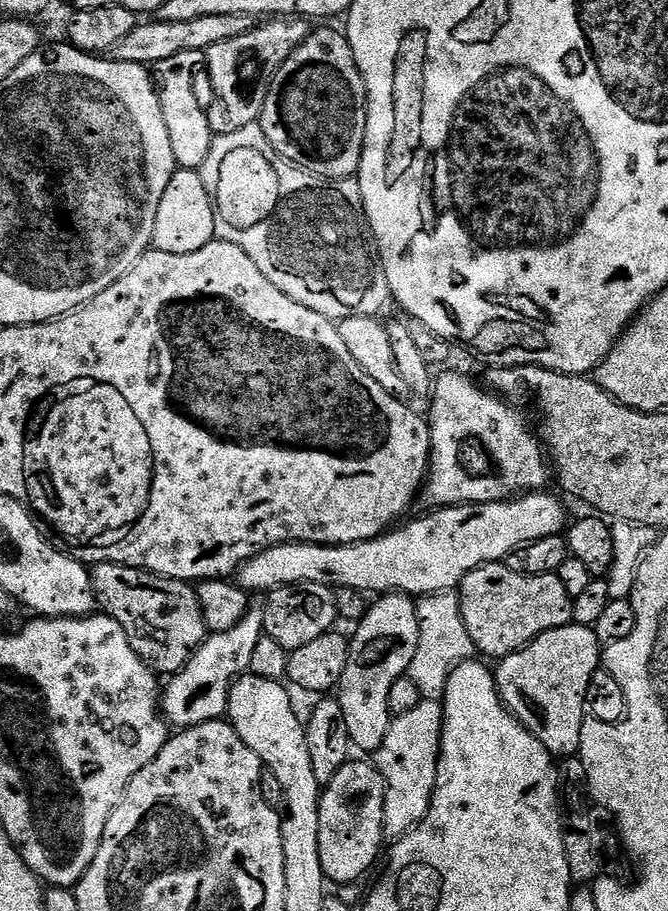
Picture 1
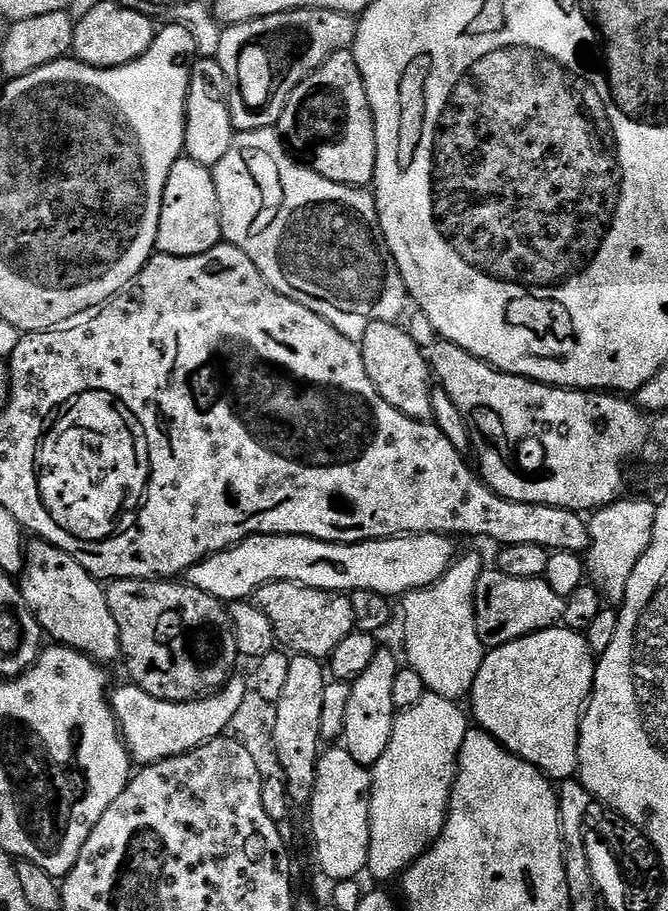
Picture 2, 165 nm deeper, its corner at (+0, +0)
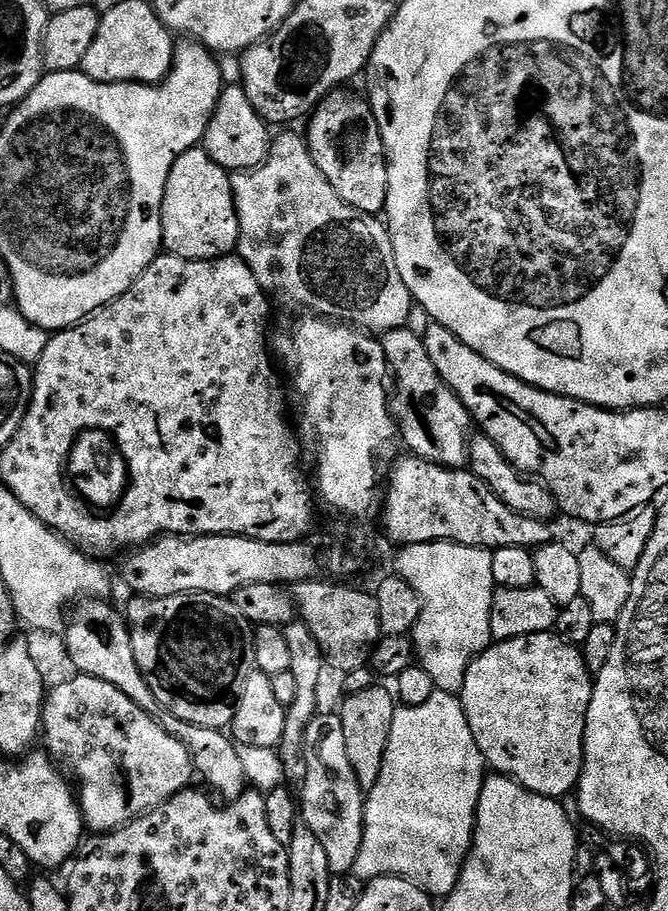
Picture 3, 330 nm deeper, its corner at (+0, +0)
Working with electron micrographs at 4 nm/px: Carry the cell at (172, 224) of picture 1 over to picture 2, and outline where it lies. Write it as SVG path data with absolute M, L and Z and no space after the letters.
M187 158L174 162L170 178L166 178L166 190L162 194L156 252L165 256L197 256L206 254L221 240L218 190L214 186L212 168Z

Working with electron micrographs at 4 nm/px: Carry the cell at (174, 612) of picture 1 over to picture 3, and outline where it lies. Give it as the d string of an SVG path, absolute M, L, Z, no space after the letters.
M187 592L177 596L136 596L128 604L126 619L130 642L134 646L134 662L138 662L138 670L146 678L154 698L164 707L164 711L174 714L174 718L178 718L182 722L190 722L194 726L227 729L236 713L236 703L240 697L242 686L246 682L246 678L254 671L256 663L254 658L254 638L252 637L254 626L249 620L242 618L242 613L239 612L238 606L234 606L232 599L226 596L211 596L205 592Z

